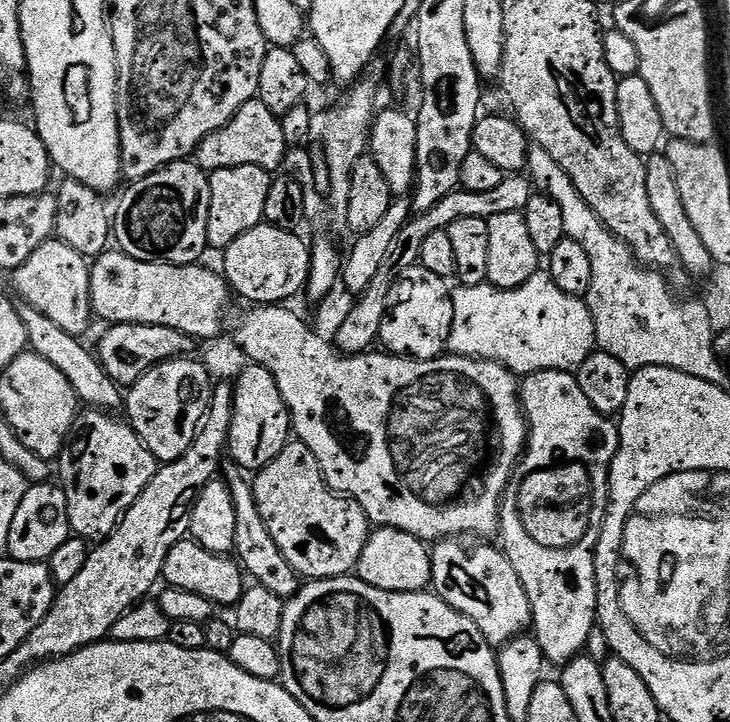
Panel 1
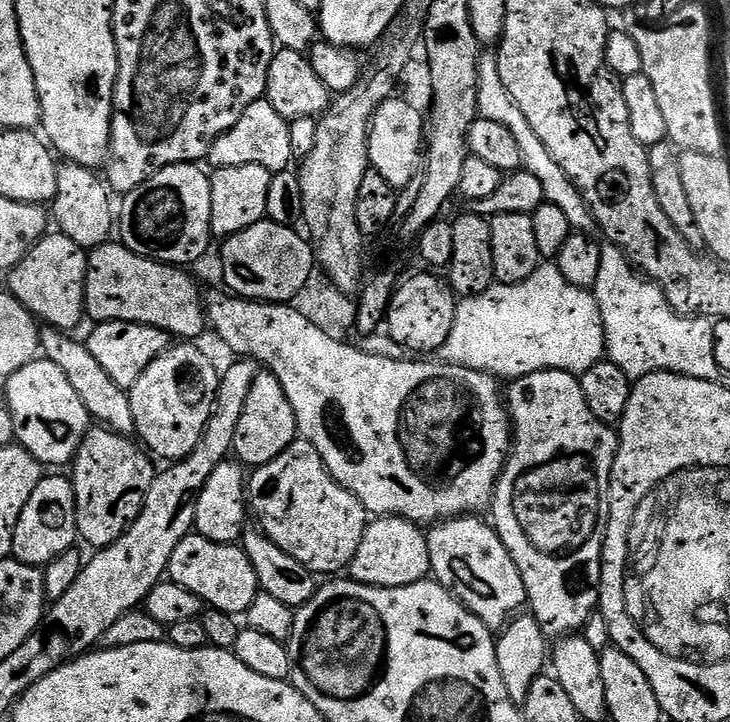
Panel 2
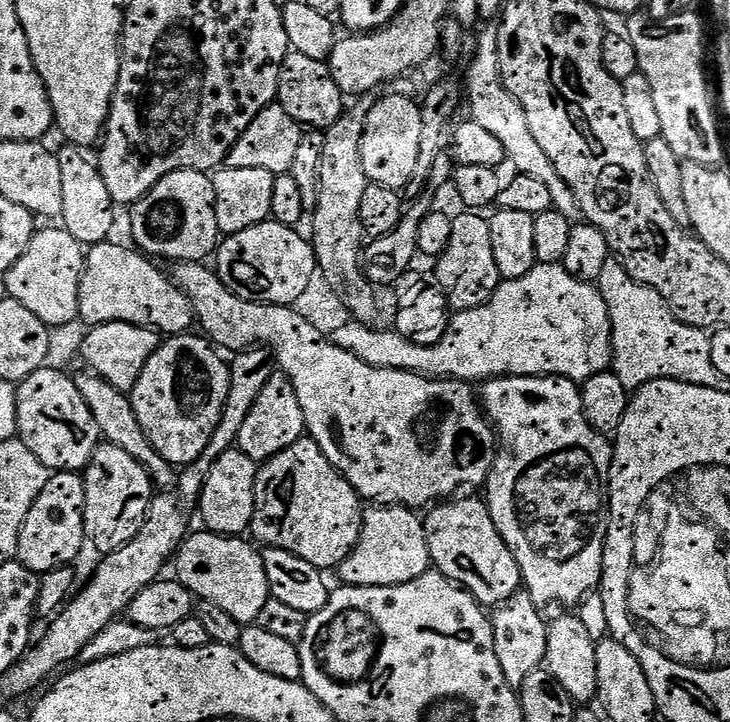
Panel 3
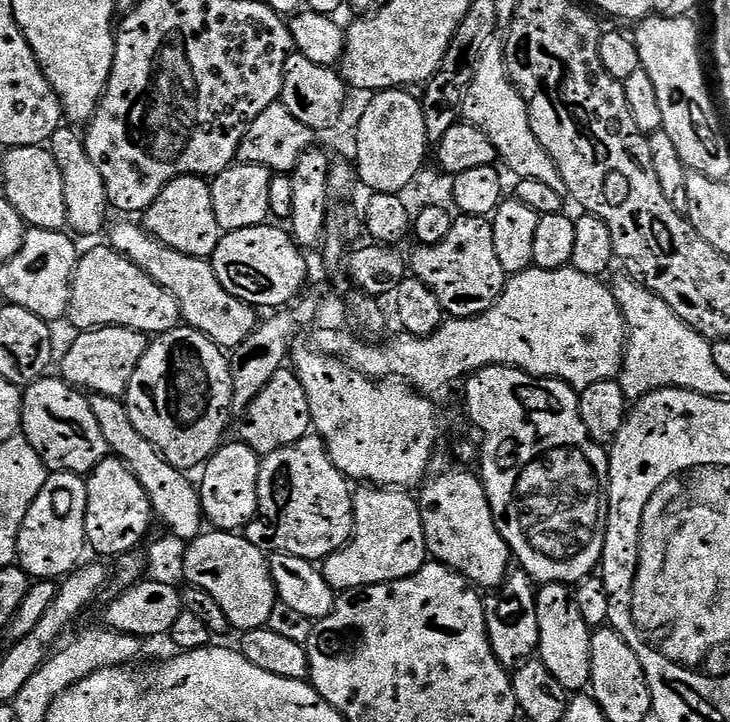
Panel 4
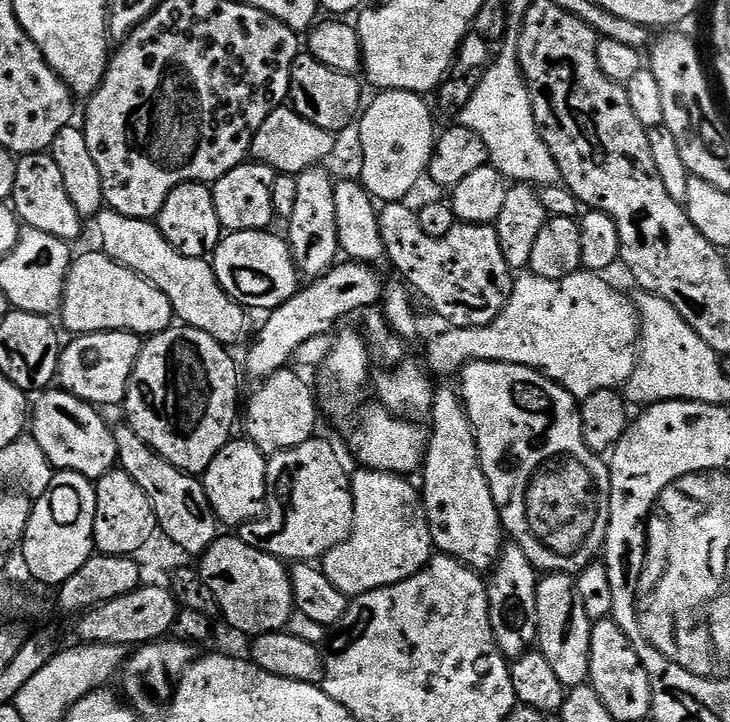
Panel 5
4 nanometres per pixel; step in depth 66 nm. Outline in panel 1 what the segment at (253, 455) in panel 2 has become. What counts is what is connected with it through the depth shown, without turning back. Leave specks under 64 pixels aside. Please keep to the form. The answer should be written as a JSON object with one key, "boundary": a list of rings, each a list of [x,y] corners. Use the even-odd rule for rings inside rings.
{"boundary":[[[249,363],[234,382],[232,398],[234,414],[228,452],[231,459],[244,469],[245,473],[255,474],[266,467],[270,461],[282,454],[284,447],[290,442],[292,432],[292,416],[288,413],[286,402],[278,390],[278,382],[274,382],[274,374],[260,364]]]}

